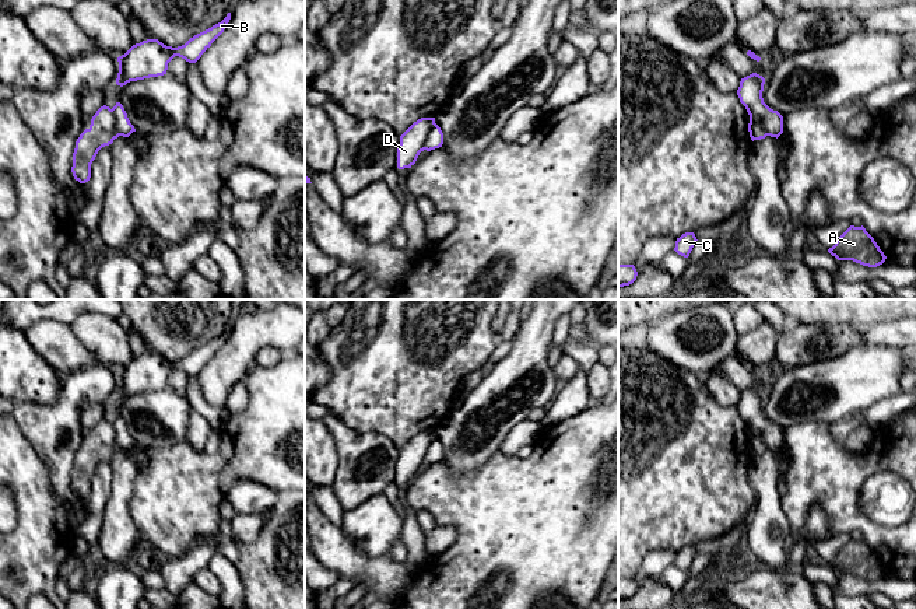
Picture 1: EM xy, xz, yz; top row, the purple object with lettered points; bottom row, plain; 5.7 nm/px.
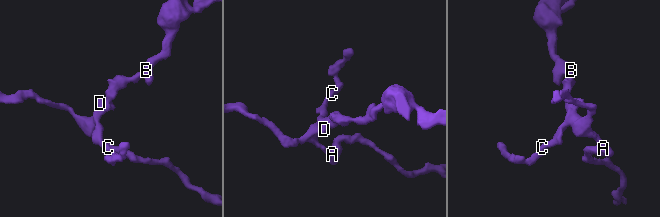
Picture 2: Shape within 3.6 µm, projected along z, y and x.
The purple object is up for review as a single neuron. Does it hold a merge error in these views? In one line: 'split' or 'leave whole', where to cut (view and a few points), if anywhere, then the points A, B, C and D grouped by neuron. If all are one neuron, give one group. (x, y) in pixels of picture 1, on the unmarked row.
split | yz (750, 429), (757, 429), (761, 433), (762, 441), (768, 448) | A C D / B

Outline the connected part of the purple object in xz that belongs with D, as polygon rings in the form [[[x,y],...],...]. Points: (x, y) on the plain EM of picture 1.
[[[421,431],[401,449],[397,461],[397,482],[411,482],[420,466],[425,463],[425,452],[435,437],[435,431]]]

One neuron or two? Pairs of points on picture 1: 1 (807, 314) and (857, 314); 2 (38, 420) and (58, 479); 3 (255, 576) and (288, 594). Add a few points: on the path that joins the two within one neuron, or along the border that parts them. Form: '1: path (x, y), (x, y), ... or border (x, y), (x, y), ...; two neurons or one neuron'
1: path (820, 314), (845, 314); one neuron
2: path (52, 434), (52, 448), (58, 455), (58, 465); one neuron
3: path (263, 576), (270, 576), (280, 585); one neuron

